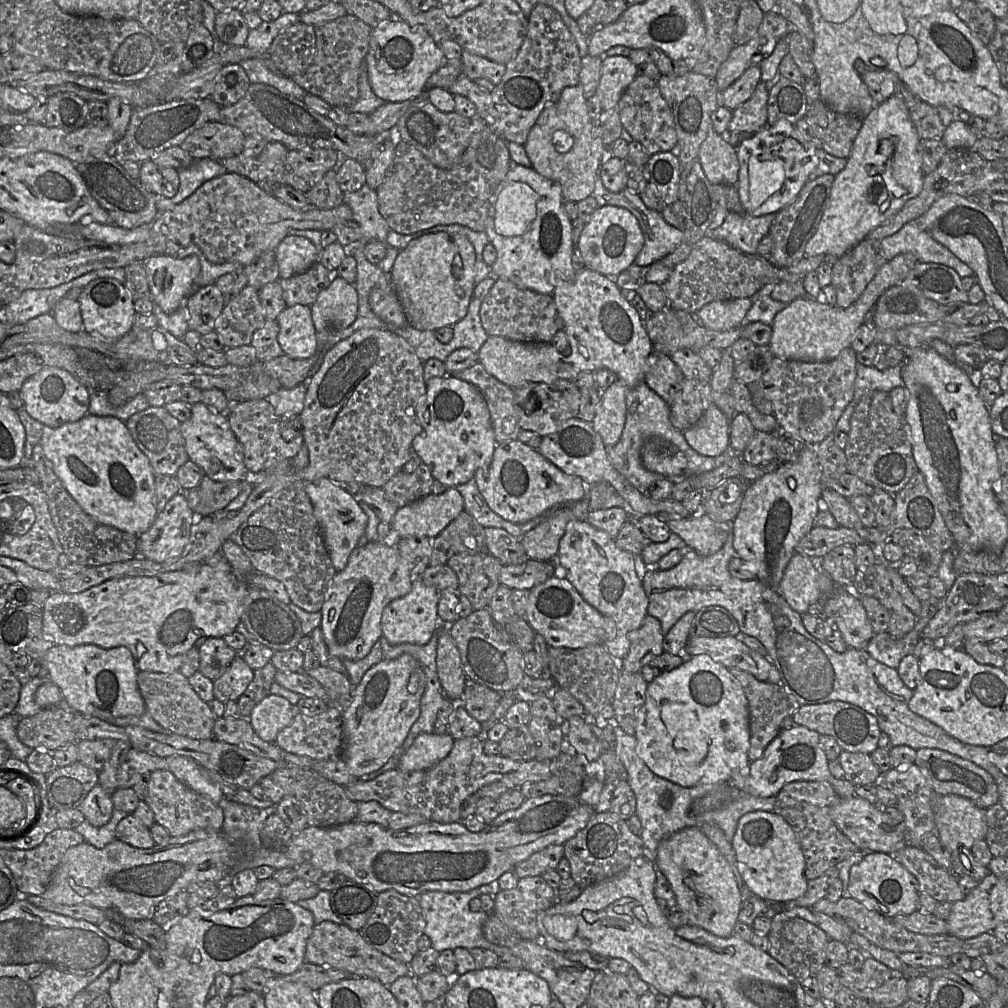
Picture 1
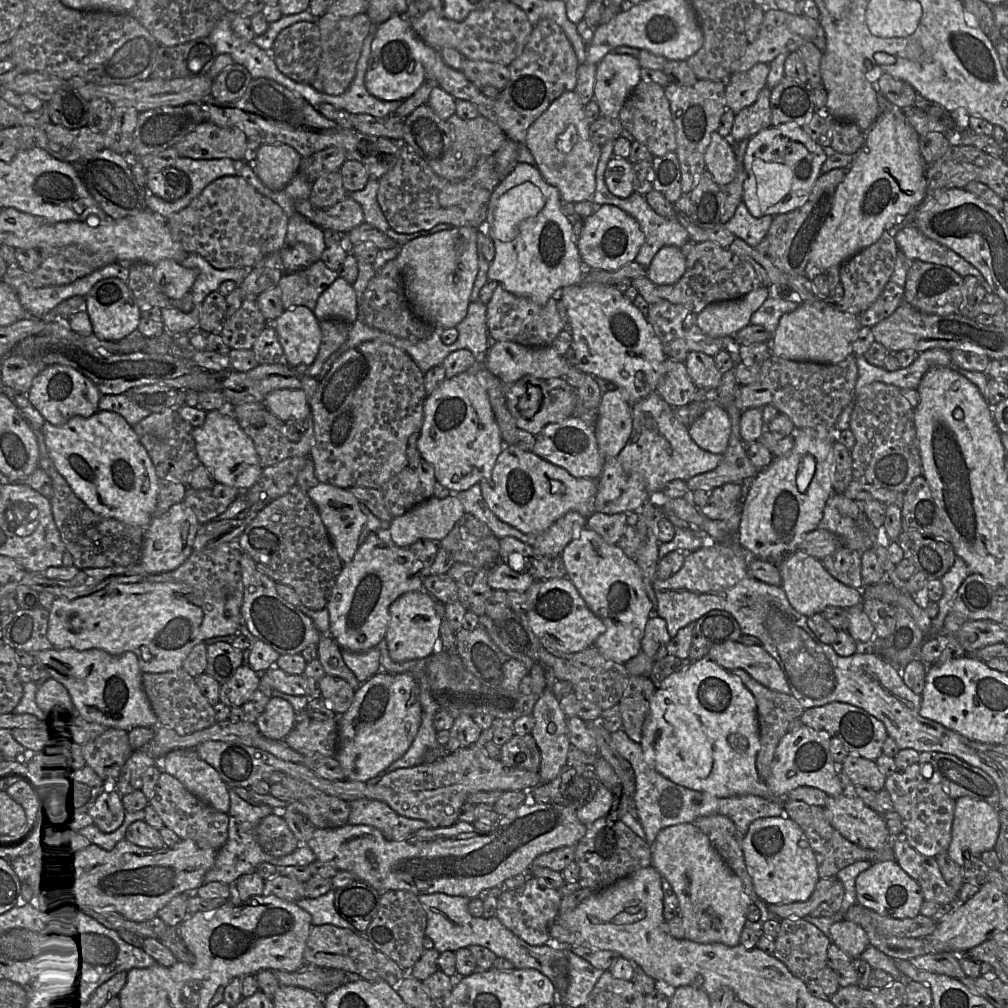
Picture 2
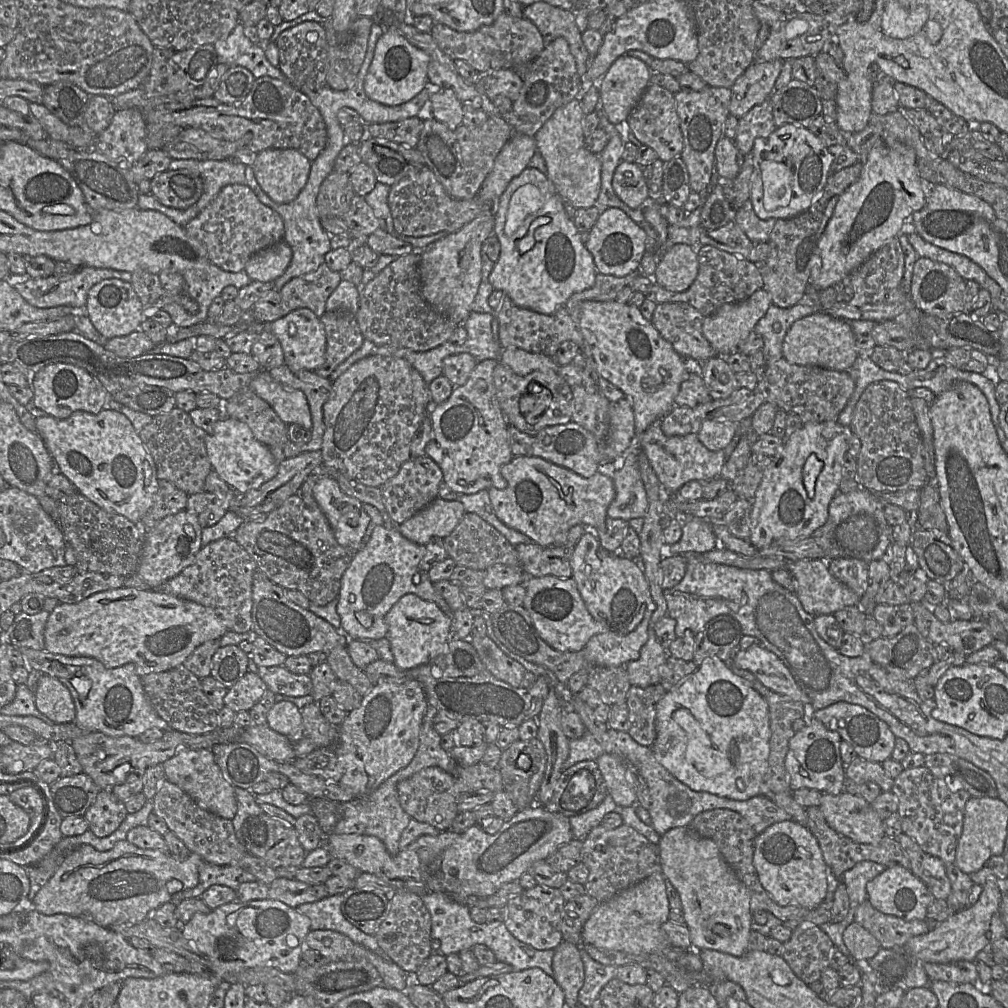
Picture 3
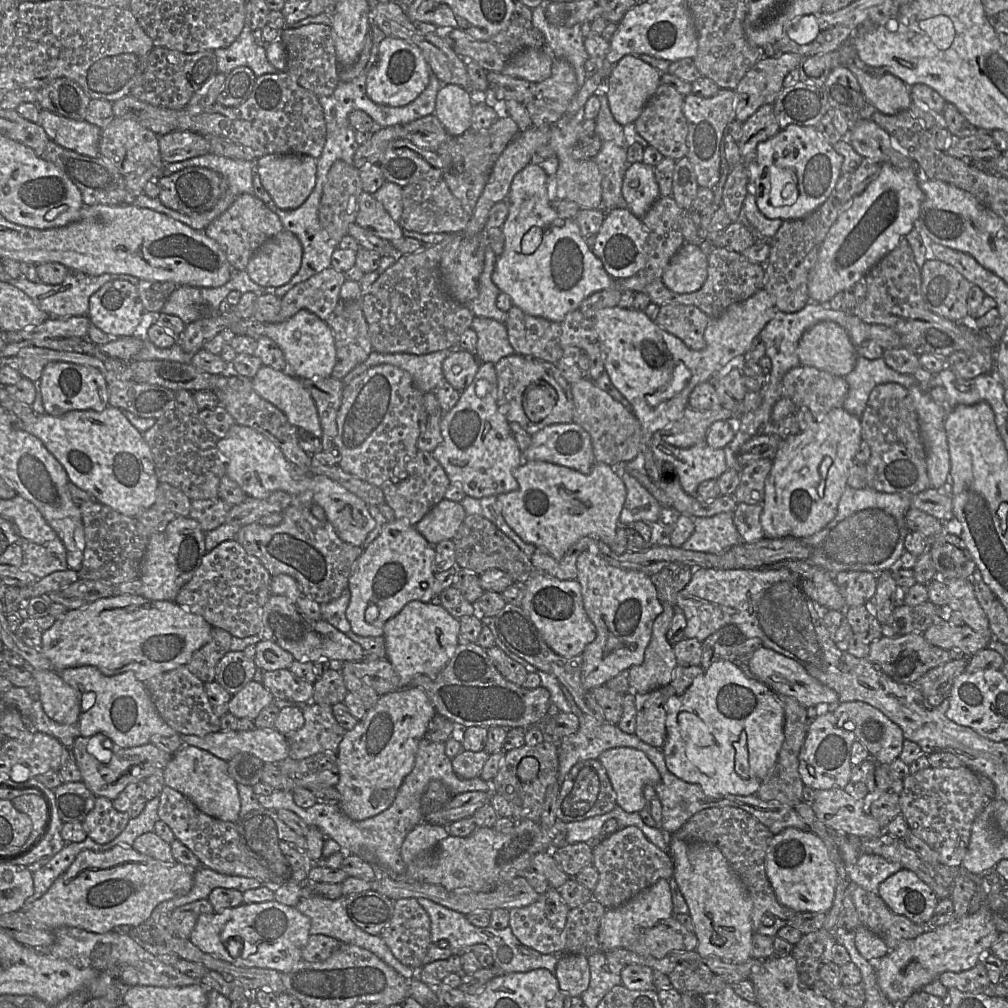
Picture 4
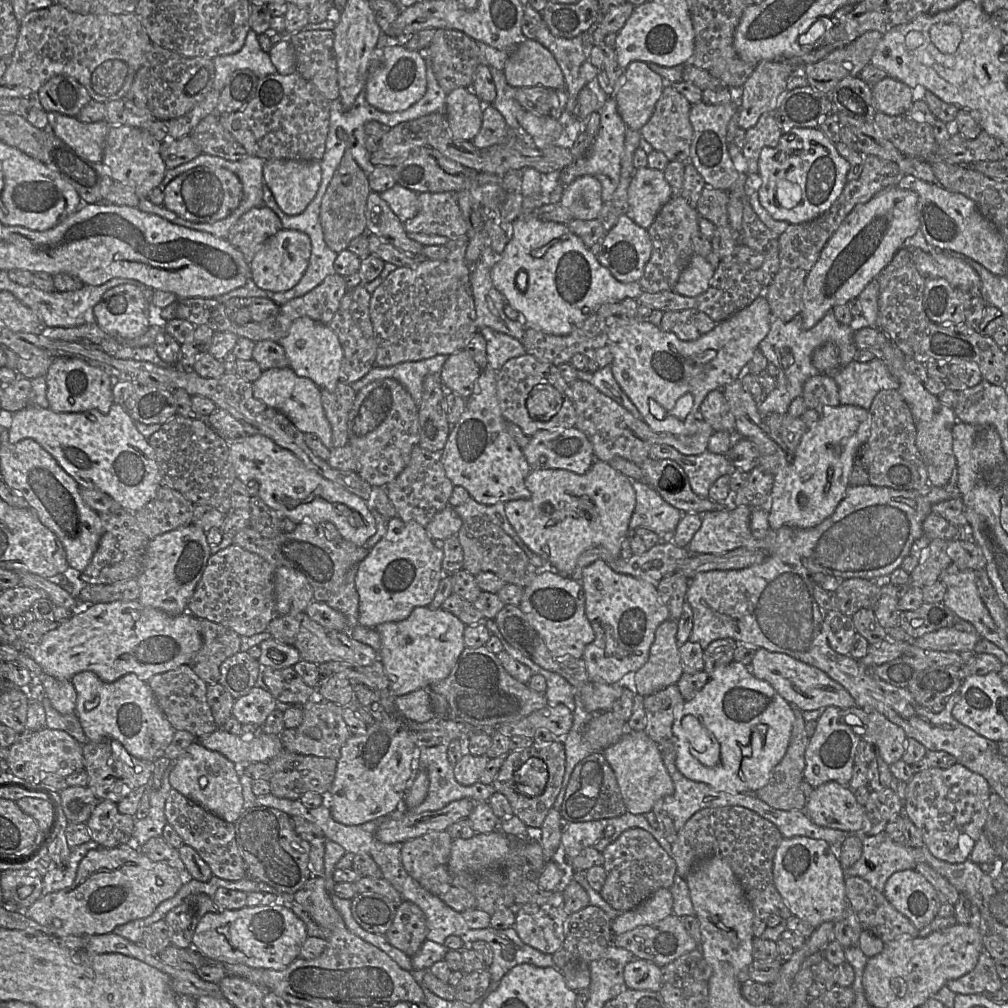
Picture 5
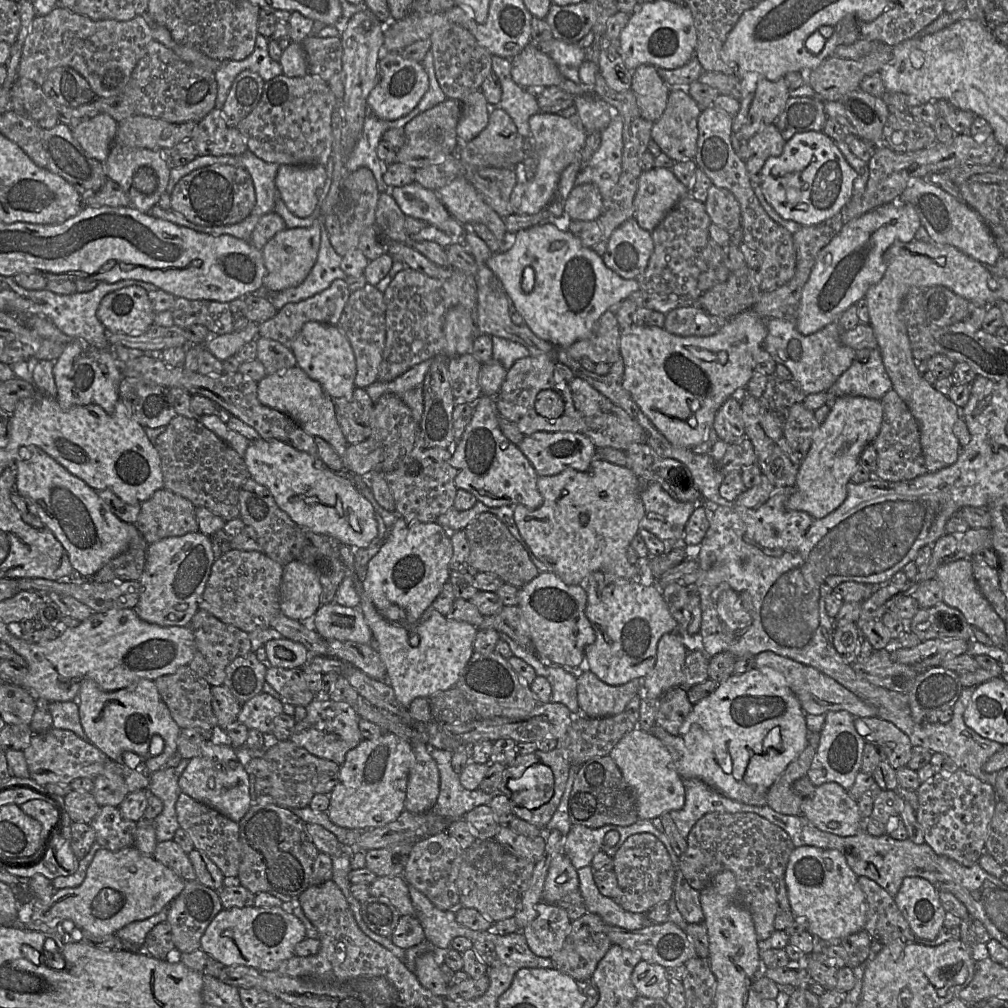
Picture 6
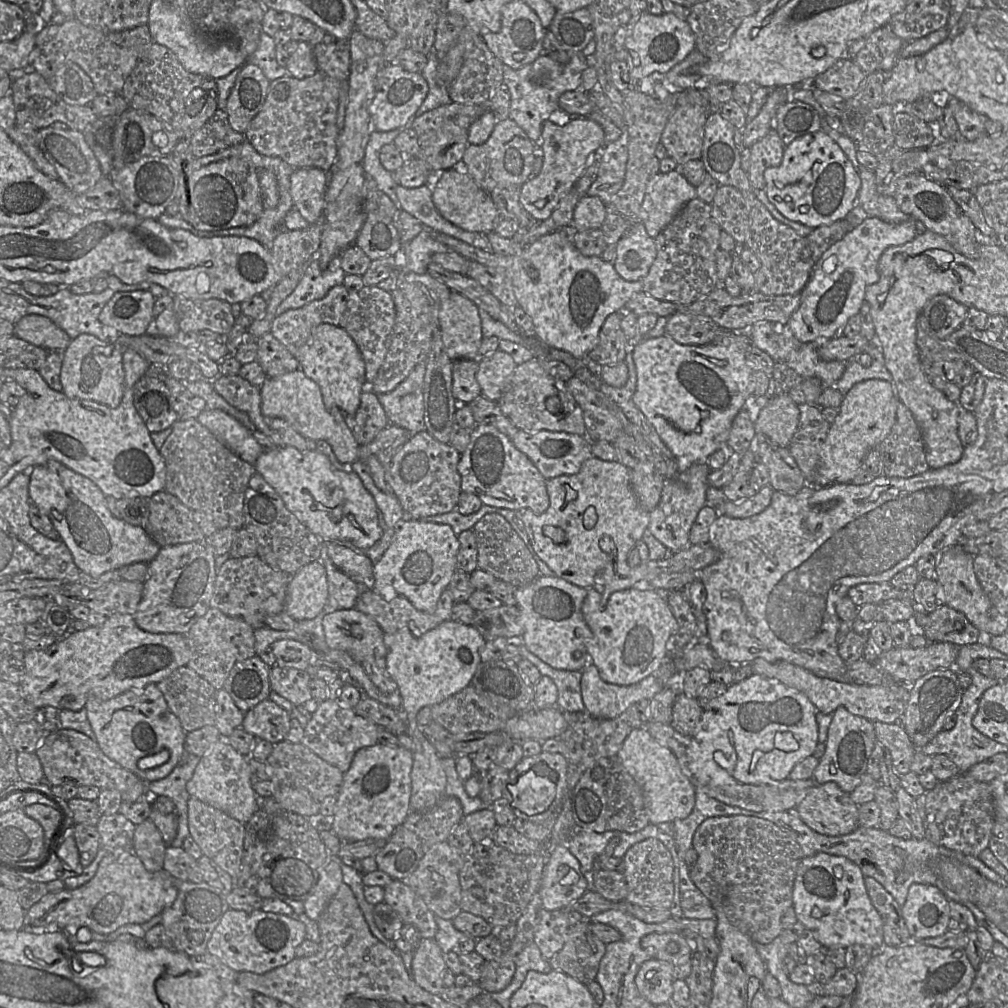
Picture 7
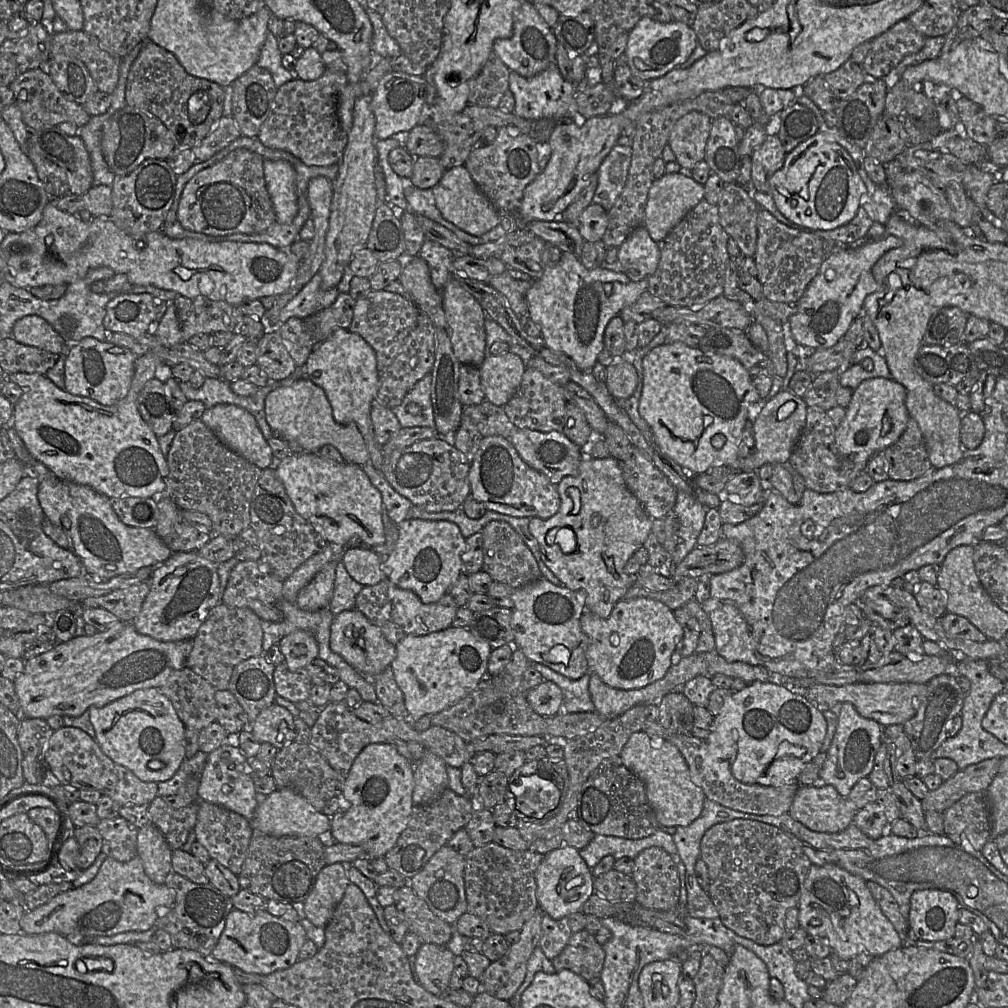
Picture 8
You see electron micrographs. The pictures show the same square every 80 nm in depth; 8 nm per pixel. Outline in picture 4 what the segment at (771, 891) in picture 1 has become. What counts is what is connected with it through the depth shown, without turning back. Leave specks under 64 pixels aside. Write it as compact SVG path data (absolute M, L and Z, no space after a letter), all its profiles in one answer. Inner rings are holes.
M786 828L773 836L765 858L768 880L782 905L796 913L828 913L835 896L837 872L823 841L814 833Z

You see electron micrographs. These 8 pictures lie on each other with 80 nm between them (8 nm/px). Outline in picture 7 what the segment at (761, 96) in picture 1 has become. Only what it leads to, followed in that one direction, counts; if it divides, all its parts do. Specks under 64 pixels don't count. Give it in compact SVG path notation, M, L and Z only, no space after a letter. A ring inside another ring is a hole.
M774 127L750 147L750 167L747 174L753 189L765 190L764 171L781 164L784 150L785 146Z

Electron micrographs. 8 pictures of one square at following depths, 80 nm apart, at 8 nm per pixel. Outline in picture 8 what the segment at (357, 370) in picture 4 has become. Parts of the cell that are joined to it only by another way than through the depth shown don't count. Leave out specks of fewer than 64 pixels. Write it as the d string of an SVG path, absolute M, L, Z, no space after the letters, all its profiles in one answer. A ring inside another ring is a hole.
M431 374L419 380L408 392L402 403L392 409L402 428L435 427L431 402Z

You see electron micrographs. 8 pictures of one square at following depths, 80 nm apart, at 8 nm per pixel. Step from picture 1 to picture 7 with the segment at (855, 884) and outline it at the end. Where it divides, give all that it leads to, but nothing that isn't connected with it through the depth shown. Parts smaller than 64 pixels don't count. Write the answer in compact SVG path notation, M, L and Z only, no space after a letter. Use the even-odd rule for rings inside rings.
M912 884L901 910L909 932L917 939L935 938L949 930L949 899L936 886Z

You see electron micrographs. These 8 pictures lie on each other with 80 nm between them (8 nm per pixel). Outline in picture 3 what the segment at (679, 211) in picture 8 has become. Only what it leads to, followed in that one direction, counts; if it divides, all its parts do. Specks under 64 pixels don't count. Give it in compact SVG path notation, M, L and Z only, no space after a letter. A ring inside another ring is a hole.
M622 161L614 172L612 187L616 195L632 209L641 208L648 199L643 168L636 163Z

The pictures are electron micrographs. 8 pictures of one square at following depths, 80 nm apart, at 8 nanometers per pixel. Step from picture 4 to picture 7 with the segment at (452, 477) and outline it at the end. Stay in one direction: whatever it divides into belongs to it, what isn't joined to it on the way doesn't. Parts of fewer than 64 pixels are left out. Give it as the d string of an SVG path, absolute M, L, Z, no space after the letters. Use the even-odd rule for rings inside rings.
M491 425L476 426L466 450L460 456L457 470L461 476L461 490L475 494L485 505L515 511L527 508L535 514L542 514L549 507L546 479L532 461L514 446L510 438Z

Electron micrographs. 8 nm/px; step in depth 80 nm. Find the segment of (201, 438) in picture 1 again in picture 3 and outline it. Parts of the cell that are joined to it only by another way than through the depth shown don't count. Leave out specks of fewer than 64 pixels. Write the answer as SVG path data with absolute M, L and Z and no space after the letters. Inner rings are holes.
M222 415L223 418L215 424L213 432L206 437L207 455L213 471L235 492L244 494L271 480L277 474L278 462L245 423Z

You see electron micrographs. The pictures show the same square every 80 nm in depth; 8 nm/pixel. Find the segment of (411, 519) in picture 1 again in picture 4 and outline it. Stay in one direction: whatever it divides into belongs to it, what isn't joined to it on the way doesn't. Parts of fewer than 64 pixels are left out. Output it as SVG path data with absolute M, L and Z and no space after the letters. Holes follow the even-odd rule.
M442 499L414 527L431 544L452 539L466 517L459 502Z

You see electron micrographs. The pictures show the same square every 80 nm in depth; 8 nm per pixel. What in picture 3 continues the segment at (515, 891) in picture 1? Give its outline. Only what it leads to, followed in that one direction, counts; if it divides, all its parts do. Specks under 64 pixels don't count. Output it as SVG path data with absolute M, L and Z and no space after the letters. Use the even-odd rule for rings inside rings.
M537 884L511 899L503 909L503 923L519 941L537 950L556 949L563 941L561 917L566 901L557 888Z

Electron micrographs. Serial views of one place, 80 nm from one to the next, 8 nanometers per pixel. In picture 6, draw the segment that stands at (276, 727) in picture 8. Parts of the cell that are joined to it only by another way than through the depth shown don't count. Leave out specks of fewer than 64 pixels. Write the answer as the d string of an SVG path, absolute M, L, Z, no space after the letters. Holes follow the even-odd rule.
M262 691L241 705L238 721L248 729L271 734L274 719L282 713L282 702Z

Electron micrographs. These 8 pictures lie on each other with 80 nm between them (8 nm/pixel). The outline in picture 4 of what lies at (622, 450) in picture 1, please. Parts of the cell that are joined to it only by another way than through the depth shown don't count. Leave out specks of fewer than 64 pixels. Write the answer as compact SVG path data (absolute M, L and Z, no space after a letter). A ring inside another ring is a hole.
M653 435L650 450L656 461L674 465L683 490L694 497L702 482L717 480L729 470L724 449L713 449L706 442L690 448L678 448Z

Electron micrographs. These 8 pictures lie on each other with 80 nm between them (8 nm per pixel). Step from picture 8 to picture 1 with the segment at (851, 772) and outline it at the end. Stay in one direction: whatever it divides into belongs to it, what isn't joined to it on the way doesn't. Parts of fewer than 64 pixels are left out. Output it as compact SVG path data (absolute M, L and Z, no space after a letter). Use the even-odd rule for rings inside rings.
M795 726L789 730L782 730L778 736L767 746L767 748L765 749L764 751L764 754L763 756L756 760L756 761L753 761L750 763L749 765L749 768L746 767L744 768L743 770L740 771L740 773L734 773L731 778L725 782L725 783L722 783L722 784L714 784L714 785L719 785L719 787L707 794L707 795L704 795L702 797L699 797L697 799L695 799L693 802L692 802L692 805L691 805L691 811L693 814L695 815L700 815L700 814L703 814L705 812L708 812L708 811L711 811L711 810L715 810L715 809L718 809L720 807L722 807L723 805L725 805L726 803L728 802L732 802L733 800L733 797L740 797L742 794L740 793L740 791L743 791L745 792L746 794L748 795L751 795L751 796L754 796L754 797L758 797L758 798L768 798L768 797L776 797L776 795L778 793L780 793L783 789L783 786L785 784L788 784L788 783L791 783L791 782L798 782L798 781L808 781L808 782L812 782L812 781L824 781L824 782L828 782L832 788L834 789L834 791L836 792L836 794L839 796L840 799L851 799L855 796L855 785L845 779L835 779L831 773L830 773L830 770L828 768L828 763L829 763L829 760L827 759L824 751L822 750L822 748L820 747L820 744L819 744L819 737L820 737L820 734L815 732L815 731L812 731L806 727L803 727L803 726Z

